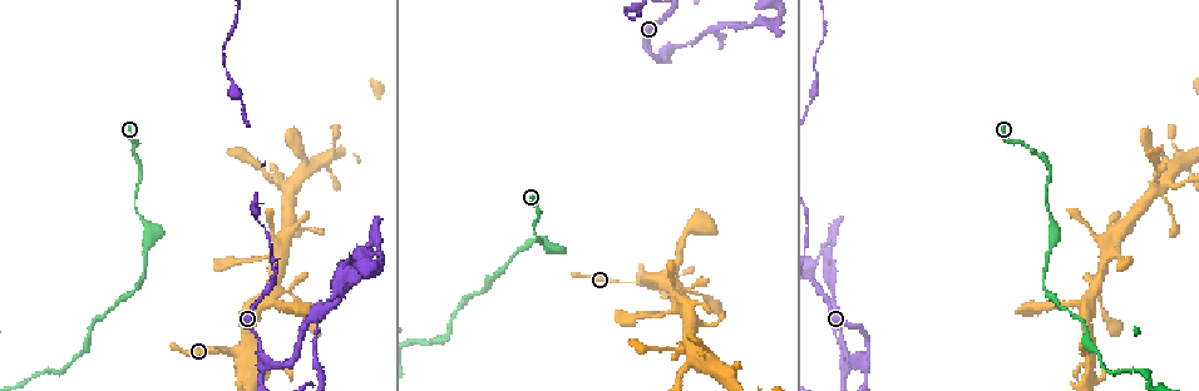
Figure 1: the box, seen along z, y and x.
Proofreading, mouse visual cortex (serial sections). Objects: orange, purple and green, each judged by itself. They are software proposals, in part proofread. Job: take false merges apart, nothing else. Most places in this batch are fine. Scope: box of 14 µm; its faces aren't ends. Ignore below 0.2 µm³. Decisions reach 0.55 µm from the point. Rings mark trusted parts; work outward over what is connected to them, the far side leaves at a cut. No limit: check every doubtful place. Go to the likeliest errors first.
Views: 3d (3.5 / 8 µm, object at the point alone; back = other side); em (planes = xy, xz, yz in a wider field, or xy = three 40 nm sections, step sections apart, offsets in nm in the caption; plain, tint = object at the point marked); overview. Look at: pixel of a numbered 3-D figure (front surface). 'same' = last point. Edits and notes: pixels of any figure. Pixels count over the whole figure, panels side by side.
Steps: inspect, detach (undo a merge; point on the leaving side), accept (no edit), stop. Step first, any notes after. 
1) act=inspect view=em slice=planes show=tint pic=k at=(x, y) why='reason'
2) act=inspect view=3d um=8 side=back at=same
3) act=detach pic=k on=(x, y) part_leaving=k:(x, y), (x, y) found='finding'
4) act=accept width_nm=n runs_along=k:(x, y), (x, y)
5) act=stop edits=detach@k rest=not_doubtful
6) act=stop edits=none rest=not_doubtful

act=inspect view=3d um=8 pic=1 at=(261, 358) why='two arms in line, one across'

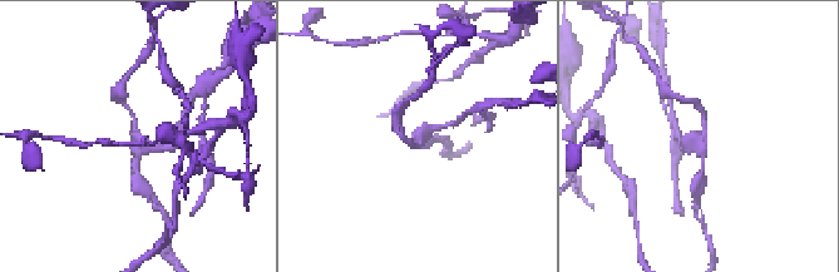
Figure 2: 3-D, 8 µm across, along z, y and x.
act=inspect view=3d um=3.5 pic=2 at=(139, 140) why='closer look'

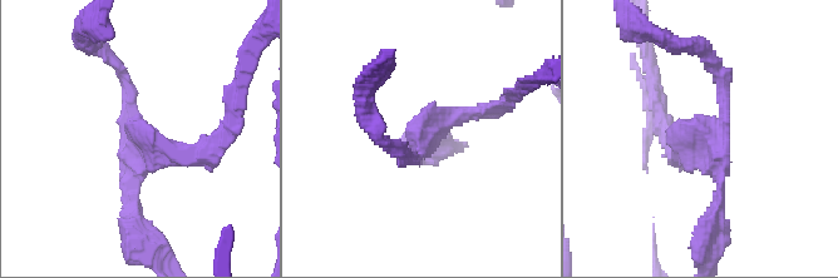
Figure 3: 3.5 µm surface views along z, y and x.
act=inspect view=em slice=xy step=1 show=tint pic=3 at=(419, 148)

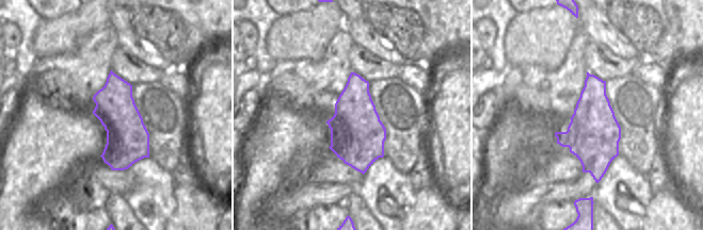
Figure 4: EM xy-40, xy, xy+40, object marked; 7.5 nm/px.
act=accept arm_widths_nm=150,150,250 runs_along=3:(109, 59), (139, 132), (201, 150) found='continuous, no second cell'

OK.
act=inspect view=3d um=3.5 pic=1 at=(311, 318) why='three-way junction'

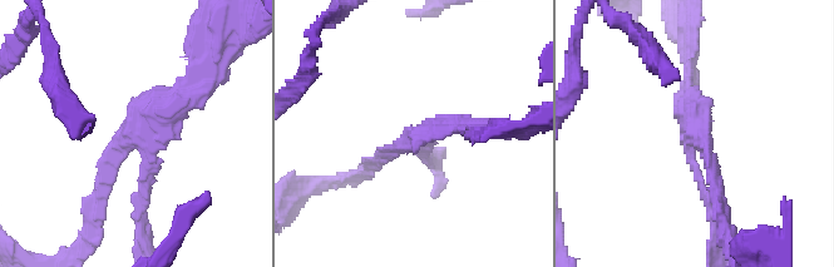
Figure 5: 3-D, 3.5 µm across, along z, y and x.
act=inspect view=em slice=xy step=3 show=tint pic=5 at=(409, 134) arms=3 arm_widths_nm=100,150,150 why='shape alone is not enough'

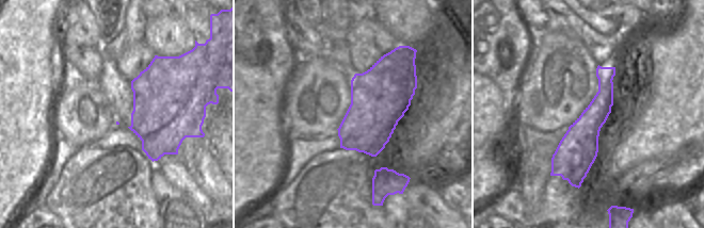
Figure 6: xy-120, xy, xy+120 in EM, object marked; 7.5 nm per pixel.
act=inspect view=em slice=xy step=5 show=tint at=same why='another direction'

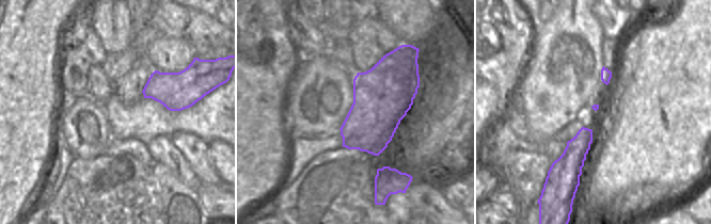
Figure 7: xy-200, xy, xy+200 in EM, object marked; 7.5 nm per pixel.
act=accept runs_along=5:(95, 201), (114, 147), (200, 89) found='one cell here'

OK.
act=inspect view=3d um=3.5 pic=1 at=(379, 237) why='sharp bend'

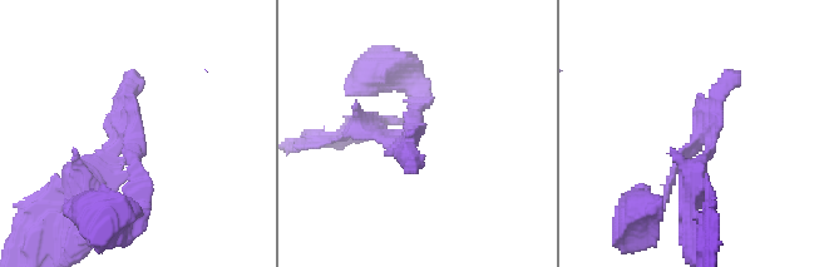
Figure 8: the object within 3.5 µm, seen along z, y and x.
act=accept runs_along=8:(368, 123), (401, 143), (418, 94) found='all the same cell'

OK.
act=stop edits=none rest=not_doubtful

